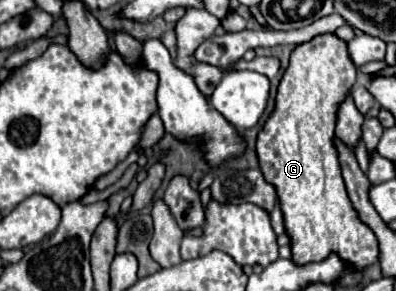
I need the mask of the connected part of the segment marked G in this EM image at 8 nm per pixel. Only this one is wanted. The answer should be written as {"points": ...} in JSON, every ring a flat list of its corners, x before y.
{"points":[[319,34,309,42,295,46,291,52,289,66,279,82,275,106,257,136,259,168,265,180,275,188,277,202,283,212,285,232,291,240,291,260,297,266,311,262,323,262,331,254,337,254,349,268,365,270,379,258,379,242,373,230,361,222,353,208,339,166,339,150,335,146,335,124,337,112,345,98,351,94,357,80,357,68,349,56,347,42,335,34]]}

